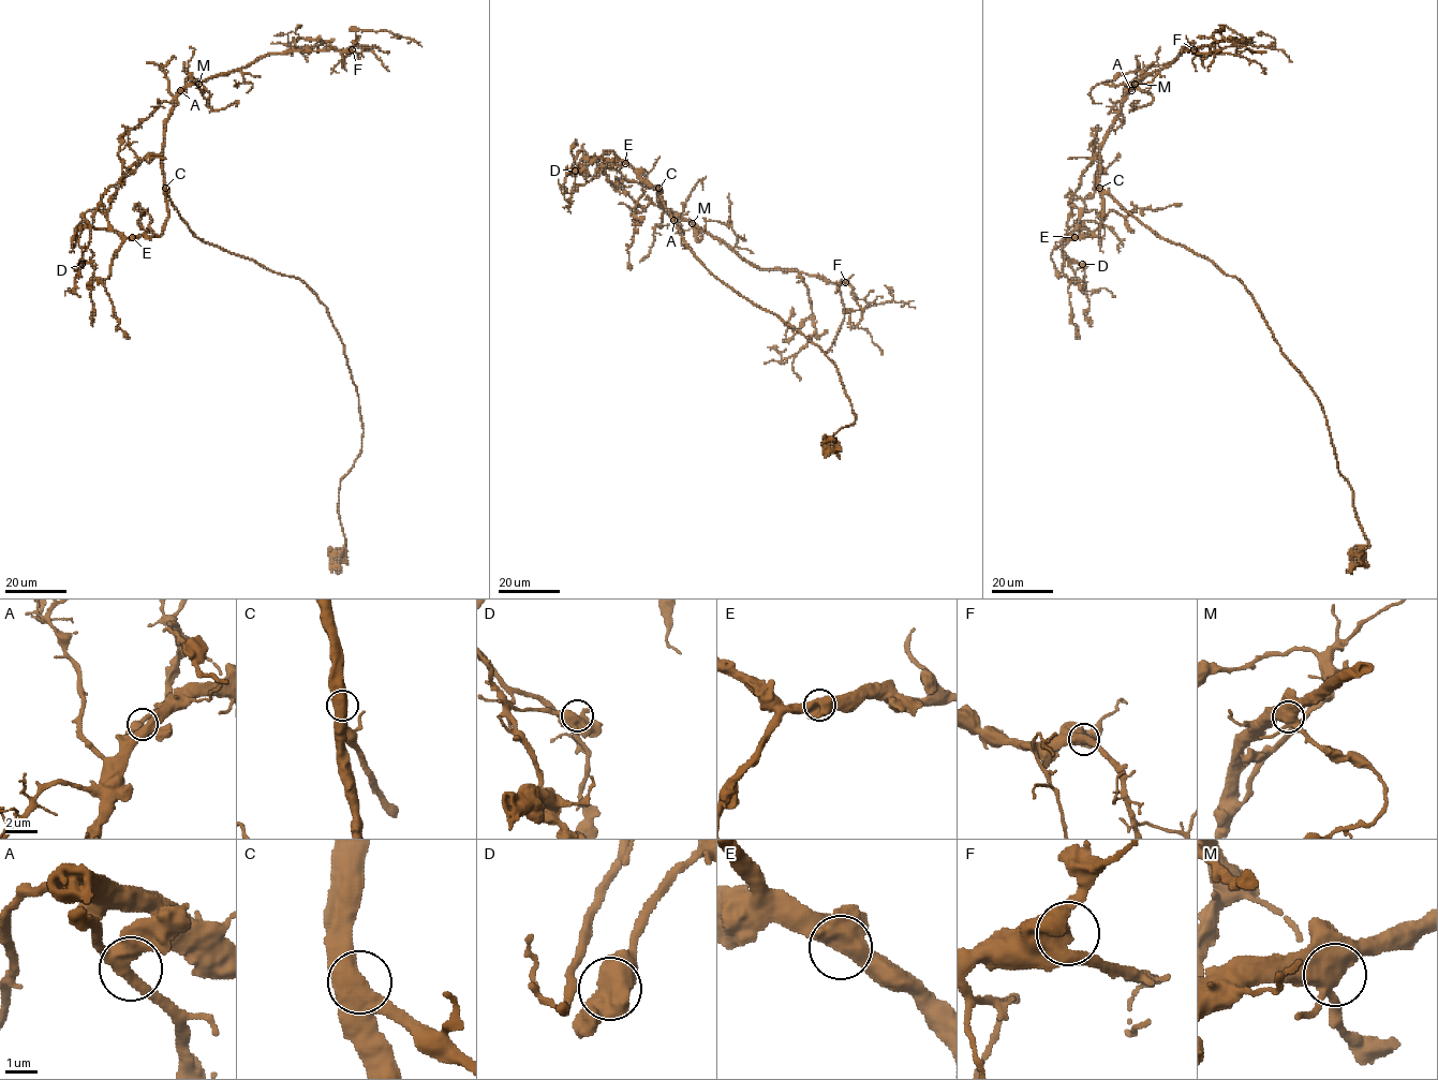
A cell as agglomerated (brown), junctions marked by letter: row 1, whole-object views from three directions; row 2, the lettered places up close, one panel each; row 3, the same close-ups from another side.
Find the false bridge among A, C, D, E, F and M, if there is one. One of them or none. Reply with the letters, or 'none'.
none

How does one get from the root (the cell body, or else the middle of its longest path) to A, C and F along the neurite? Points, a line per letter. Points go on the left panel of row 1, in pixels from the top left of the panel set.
A: (337, 555), (340, 481), (362, 435), (344, 345), (302, 281), (204, 242), (181, 219), (162, 164), (180, 90)
C: (337, 555), (345, 545), (340, 481), (362, 435), (344, 345), (302, 281), (198, 238), (165, 188)
F: (337, 555), (362, 435), (344, 345), (302, 281), (191, 231), (162, 144), (191, 85), (270, 54), (352, 49)

